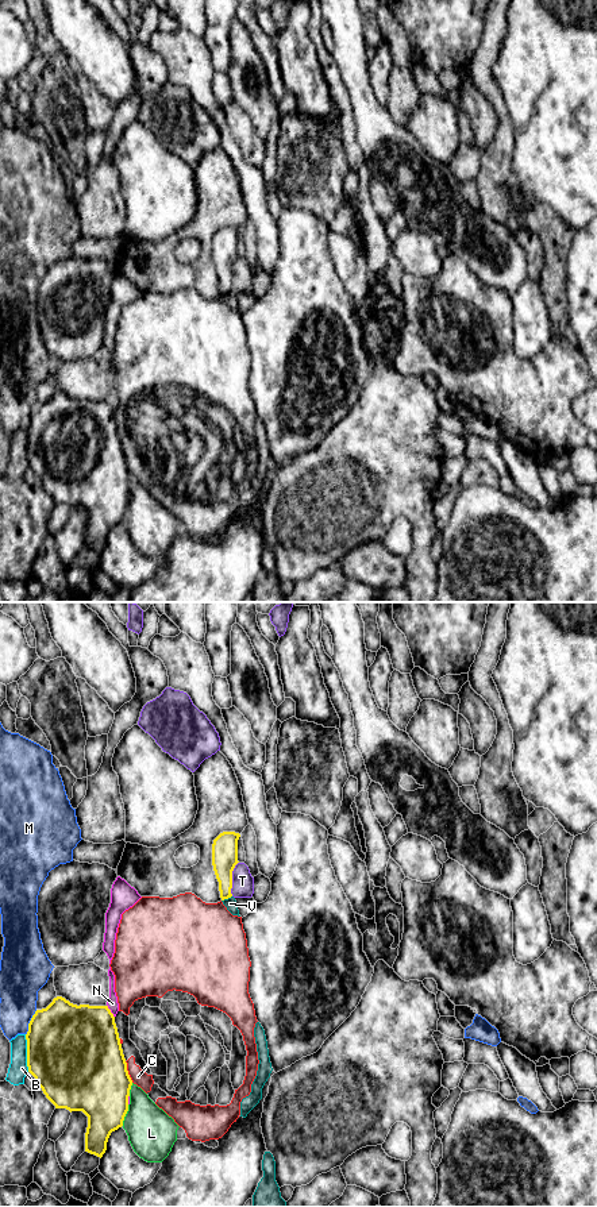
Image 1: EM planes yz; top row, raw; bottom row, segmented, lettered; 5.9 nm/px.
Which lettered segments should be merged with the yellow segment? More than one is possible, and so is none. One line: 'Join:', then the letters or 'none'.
Join: none

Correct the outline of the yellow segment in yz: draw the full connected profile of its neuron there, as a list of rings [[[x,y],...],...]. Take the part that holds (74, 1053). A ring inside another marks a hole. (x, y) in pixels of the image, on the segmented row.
[[[57,996],[46,1009],[35,1011],[28,1023],[26,1040],[28,1072],[55,1108],[66,1108],[70,1112],[82,1111],[88,1117],[85,1152],[101,1158],[111,1133],[123,1126],[132,1085],[113,1014],[108,1006],[77,1006]]]

